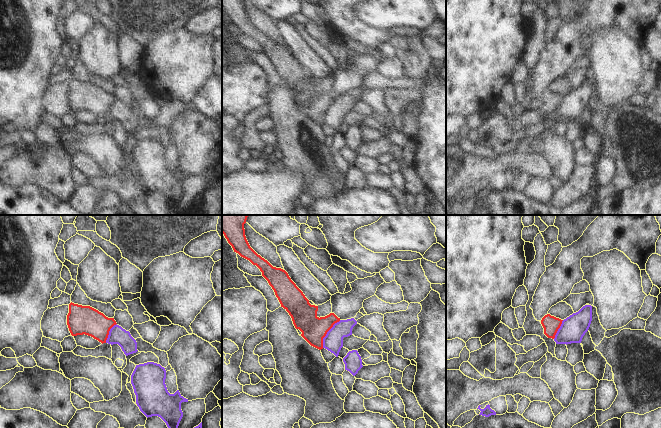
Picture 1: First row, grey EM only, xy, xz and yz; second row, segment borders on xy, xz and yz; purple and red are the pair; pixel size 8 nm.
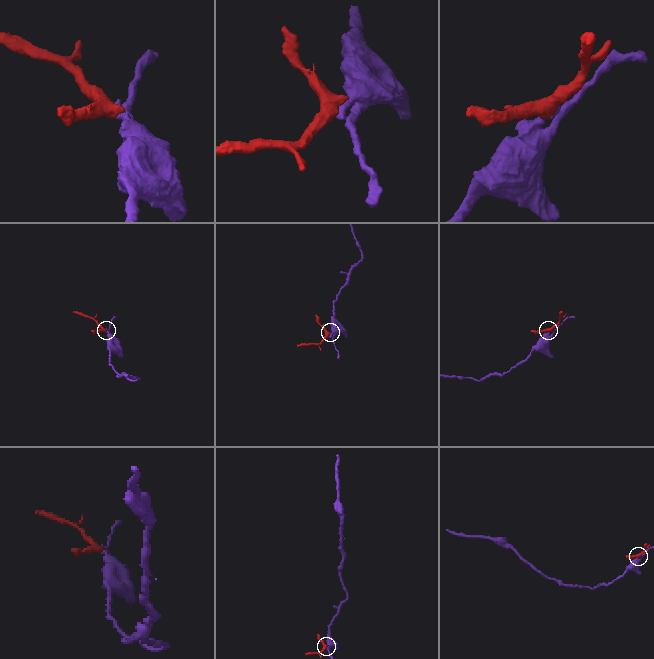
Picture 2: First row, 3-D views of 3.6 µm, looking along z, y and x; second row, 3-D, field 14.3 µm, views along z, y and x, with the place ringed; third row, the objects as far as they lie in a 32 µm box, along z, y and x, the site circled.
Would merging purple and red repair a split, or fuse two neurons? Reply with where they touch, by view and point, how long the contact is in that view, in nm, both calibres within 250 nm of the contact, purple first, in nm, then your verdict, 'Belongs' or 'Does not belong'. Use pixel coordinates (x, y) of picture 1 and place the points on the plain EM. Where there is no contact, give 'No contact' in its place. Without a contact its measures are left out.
Touches purple at xz (327, 109). Shared border 260 nm. Thickness 160 nm (purple) against 200 nm. Does not belong.

